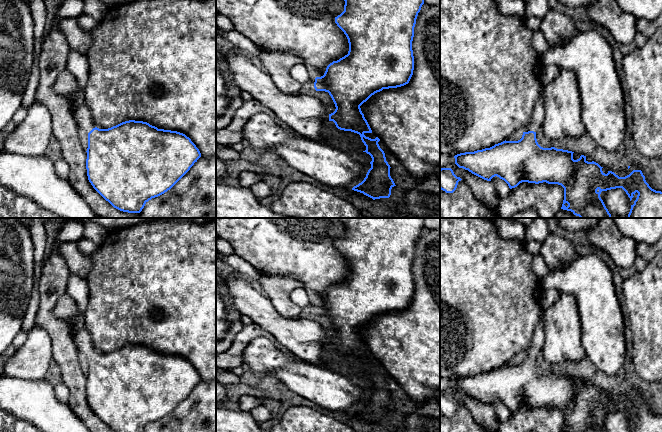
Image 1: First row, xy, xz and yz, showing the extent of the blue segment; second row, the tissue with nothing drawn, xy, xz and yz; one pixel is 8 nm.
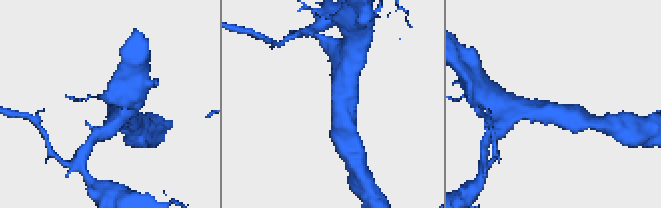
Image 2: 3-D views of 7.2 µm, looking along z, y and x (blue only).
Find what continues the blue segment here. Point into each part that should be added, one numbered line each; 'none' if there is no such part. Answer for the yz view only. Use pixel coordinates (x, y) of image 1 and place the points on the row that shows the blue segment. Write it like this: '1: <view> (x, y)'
1: yz (538, 116)

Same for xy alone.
1: xy (65, 84)

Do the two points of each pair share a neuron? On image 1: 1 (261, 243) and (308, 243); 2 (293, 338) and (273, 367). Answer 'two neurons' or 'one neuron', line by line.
1: one neuron
2: two neurons

